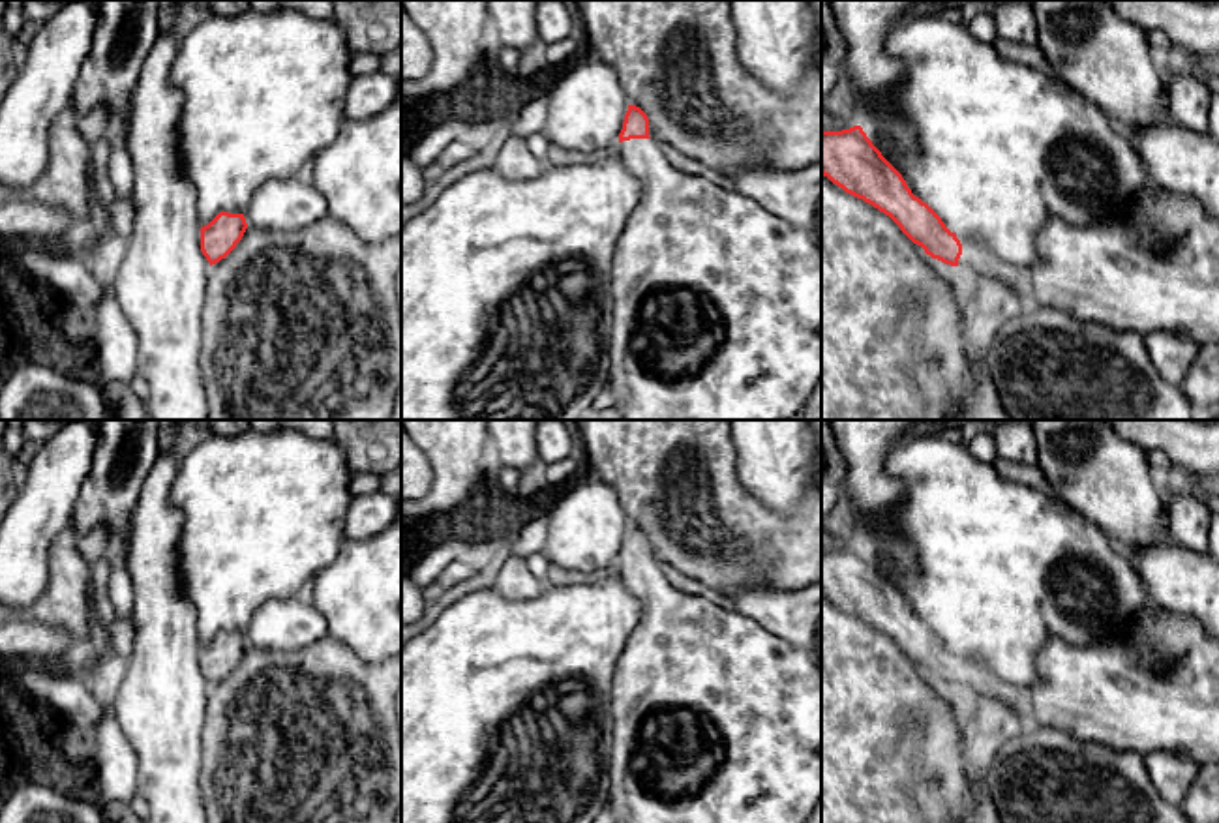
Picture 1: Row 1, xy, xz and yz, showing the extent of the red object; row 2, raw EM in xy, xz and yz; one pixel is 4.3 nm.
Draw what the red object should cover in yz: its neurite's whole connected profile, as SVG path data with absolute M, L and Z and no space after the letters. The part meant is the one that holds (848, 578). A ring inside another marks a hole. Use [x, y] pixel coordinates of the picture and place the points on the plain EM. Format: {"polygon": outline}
{"polygon": "M861 546L821 551L821 594L846 613L885 636L926 675L958 686L966 696L988 696L1009 705L1024 727L1050 727L1078 741L1116 752L1168 752L1198 767L1219 761L1219 639L1193 619L1153 602L1138 609L1123 634L1073 645L1048 636L1037 652L1037 682L1013 686L998 679L979 658L962 662L941 637L911 613L902 594L881 576Z"}

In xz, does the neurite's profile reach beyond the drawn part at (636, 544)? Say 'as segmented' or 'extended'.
extended

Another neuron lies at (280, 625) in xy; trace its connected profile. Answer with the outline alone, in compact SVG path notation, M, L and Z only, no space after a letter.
M298 596L263 604L244 632L248 647L281 652L309 647L326 636L324 617Z

